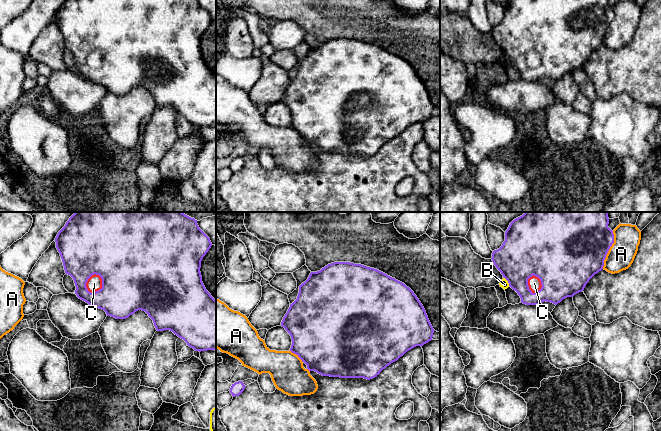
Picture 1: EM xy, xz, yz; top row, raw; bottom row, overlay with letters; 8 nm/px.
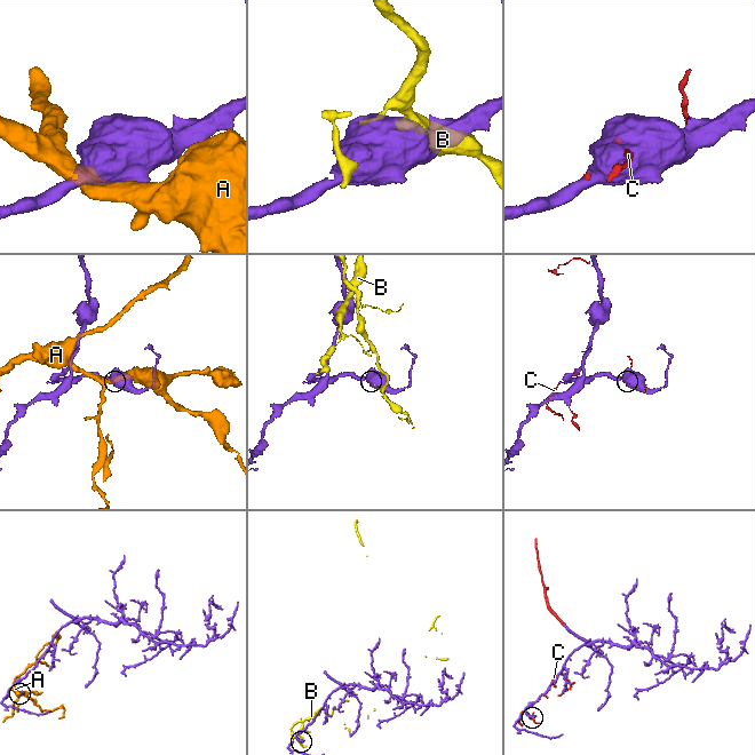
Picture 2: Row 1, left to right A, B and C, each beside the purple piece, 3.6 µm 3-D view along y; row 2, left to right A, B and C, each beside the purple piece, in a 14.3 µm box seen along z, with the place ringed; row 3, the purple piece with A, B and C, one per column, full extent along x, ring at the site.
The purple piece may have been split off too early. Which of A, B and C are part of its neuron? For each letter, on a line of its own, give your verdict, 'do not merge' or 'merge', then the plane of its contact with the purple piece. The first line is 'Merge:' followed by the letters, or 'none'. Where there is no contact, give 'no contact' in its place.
Merge: C
A: do not merge; meets purple in yz
B: do not merge; meets purple in yz
C: merge; meets purple in xy

